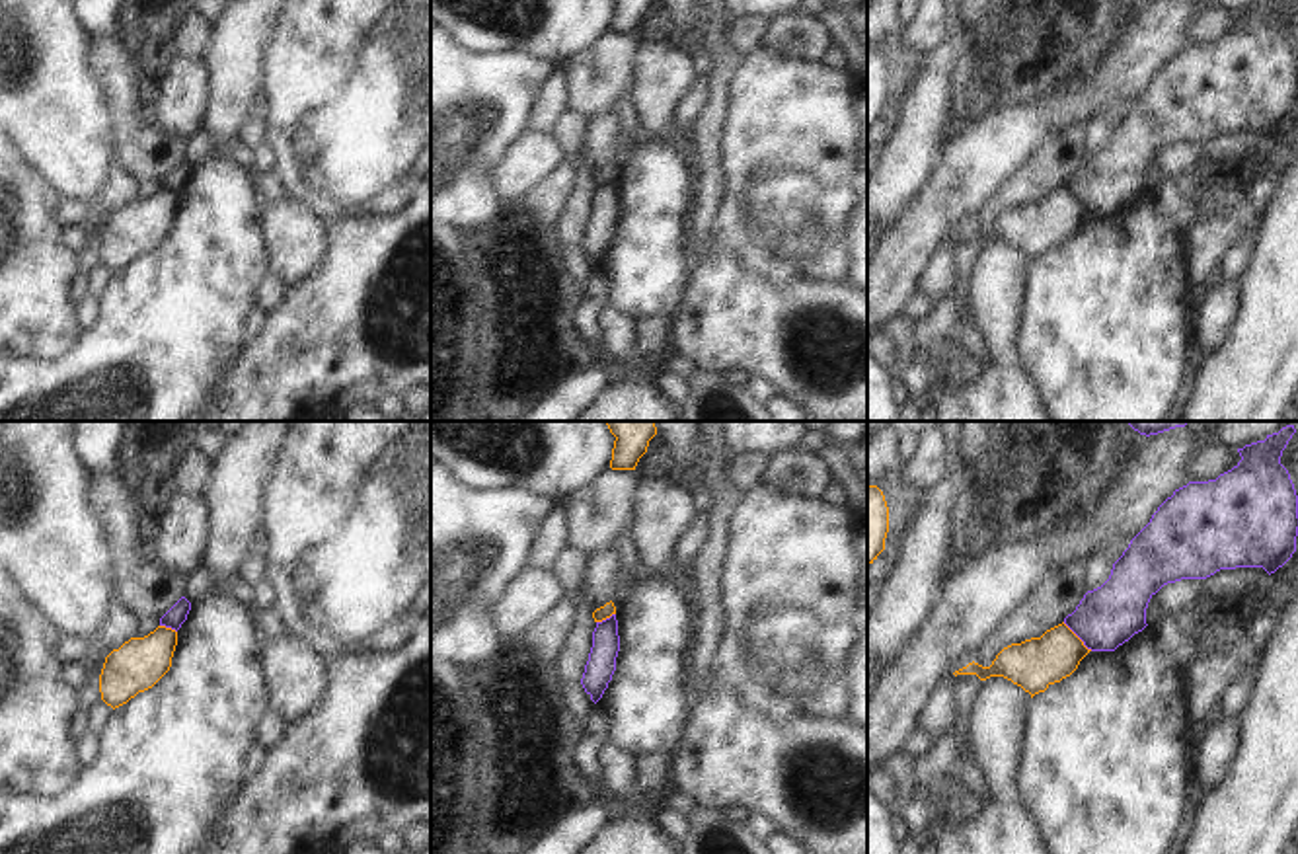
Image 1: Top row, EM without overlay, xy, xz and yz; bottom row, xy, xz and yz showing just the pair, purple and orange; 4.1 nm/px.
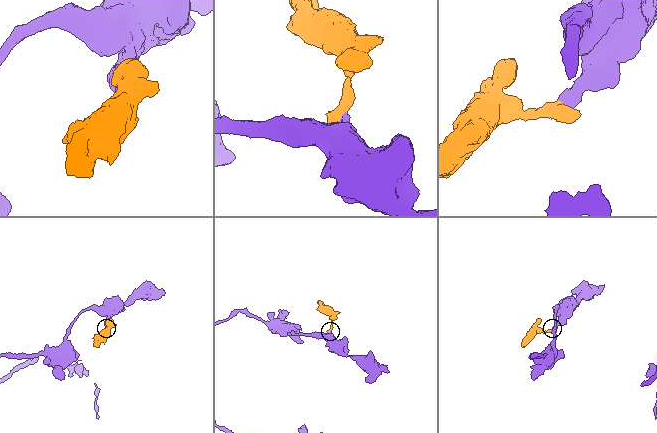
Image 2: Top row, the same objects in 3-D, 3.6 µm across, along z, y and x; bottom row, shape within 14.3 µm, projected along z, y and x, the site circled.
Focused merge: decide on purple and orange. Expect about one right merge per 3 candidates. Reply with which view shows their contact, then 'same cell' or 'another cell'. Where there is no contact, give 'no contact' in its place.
contact in yz; another cell

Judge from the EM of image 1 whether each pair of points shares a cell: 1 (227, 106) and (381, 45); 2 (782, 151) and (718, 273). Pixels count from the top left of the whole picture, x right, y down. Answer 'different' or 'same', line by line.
1: different
2: different

